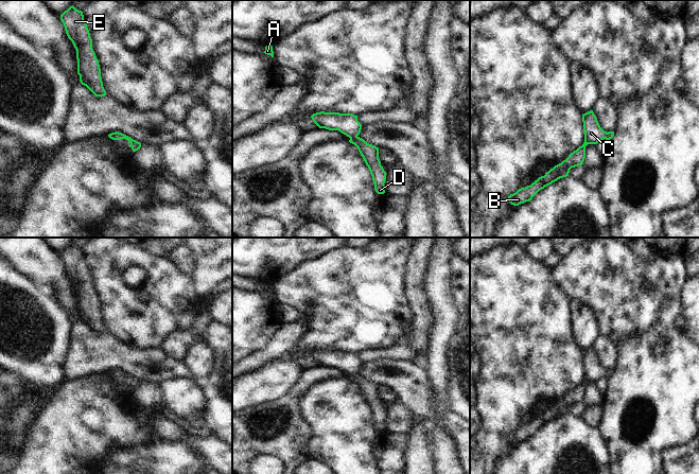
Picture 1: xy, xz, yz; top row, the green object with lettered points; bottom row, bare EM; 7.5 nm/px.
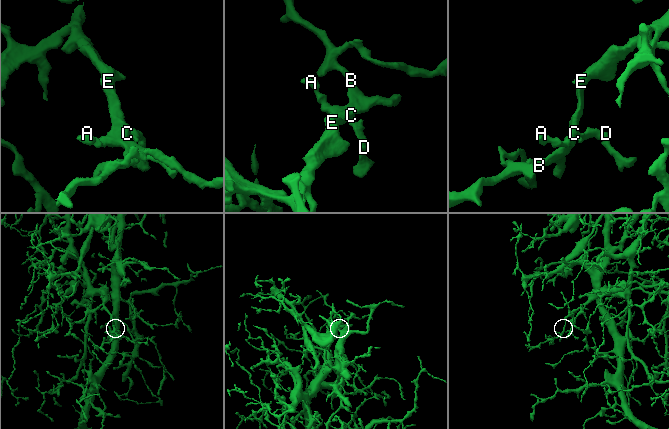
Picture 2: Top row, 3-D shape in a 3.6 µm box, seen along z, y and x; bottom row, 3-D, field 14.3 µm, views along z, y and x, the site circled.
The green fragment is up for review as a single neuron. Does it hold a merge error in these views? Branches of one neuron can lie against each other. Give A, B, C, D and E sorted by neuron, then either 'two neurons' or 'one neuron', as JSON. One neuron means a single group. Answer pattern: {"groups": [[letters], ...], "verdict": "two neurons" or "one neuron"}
{"groups": [["A", "B", "C", "D", "E"]], "verdict": "one neuron"}

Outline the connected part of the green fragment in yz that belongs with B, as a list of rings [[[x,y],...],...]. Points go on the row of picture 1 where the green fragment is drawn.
[[[593,110],[582,115],[584,142],[576,151],[571,153],[569,157],[561,163],[555,165],[544,176],[539,177],[530,186],[519,189],[515,193],[508,196],[508,200],[513,206],[519,206],[532,199],[532,197],[545,187],[552,185],[560,178],[569,176],[572,168],[582,165],[586,158],[586,146],[588,144],[597,144],[606,139],[610,140],[614,136],[614,131],[605,131]]]

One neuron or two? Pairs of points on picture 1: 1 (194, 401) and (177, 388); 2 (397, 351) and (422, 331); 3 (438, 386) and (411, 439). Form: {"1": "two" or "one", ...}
{"1": "one", "2": "two", "3": "two"}

